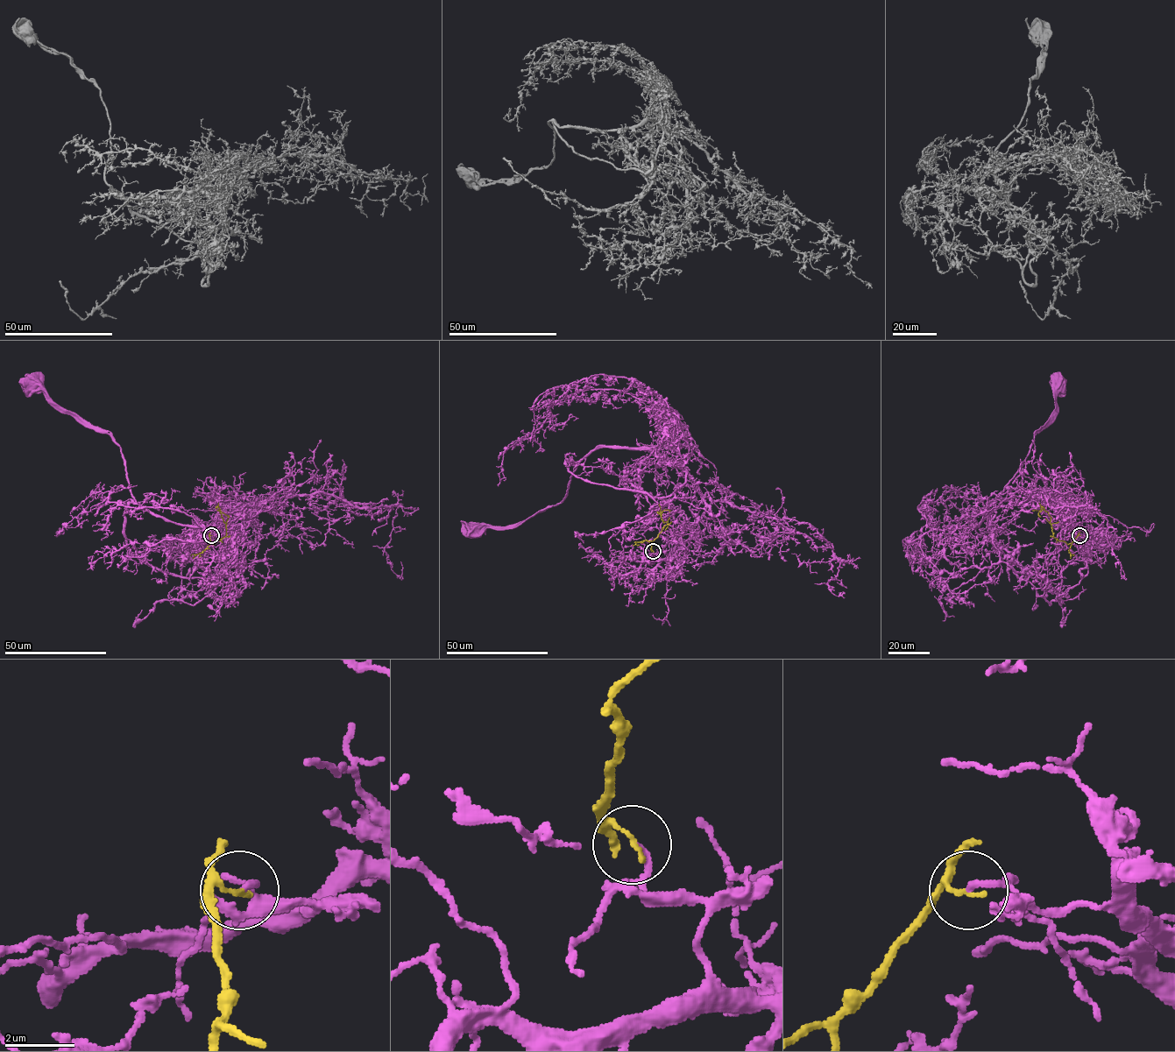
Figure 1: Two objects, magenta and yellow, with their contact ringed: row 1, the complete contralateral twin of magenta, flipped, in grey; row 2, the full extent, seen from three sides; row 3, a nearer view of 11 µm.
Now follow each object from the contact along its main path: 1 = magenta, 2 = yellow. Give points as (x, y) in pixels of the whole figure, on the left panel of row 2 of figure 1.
1: (211, 535), (264, 506), (209, 526), (152, 514), (130, 492), (120, 446), (34, 385)
2: (211, 535), (211, 544), (225, 536), (226, 523), (219, 509), (228, 517)

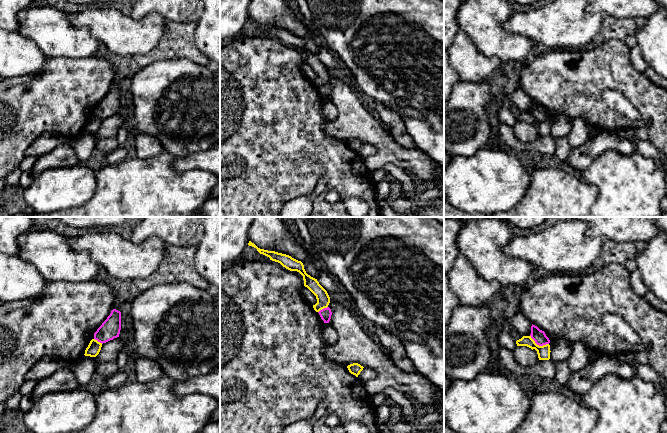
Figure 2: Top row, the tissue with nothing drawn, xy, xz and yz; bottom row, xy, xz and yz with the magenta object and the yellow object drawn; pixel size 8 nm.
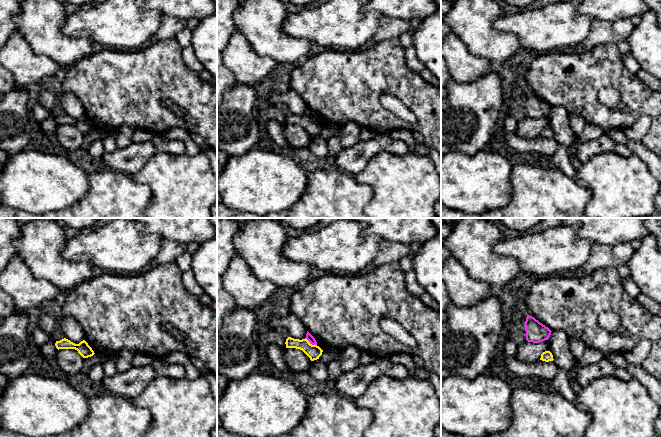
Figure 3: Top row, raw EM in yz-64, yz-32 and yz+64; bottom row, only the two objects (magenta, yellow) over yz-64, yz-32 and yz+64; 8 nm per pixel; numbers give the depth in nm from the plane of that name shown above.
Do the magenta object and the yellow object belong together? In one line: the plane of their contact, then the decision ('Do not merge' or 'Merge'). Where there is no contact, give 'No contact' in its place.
Touches magenta in yz. Do not merge

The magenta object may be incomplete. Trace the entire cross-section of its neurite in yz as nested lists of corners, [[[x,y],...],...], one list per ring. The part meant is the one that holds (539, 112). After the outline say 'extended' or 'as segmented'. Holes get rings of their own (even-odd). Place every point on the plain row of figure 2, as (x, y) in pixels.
[[[531,102],[531,114],[535,117],[535,119],[539,122],[543,122],[550,119],[549,114],[546,112],[545,108],[540,106],[537,102]]]; as segmented

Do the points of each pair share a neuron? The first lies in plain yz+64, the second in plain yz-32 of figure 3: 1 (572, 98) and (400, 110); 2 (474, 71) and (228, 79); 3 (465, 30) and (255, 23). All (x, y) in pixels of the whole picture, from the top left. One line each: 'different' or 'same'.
1: different
2: different
3: same

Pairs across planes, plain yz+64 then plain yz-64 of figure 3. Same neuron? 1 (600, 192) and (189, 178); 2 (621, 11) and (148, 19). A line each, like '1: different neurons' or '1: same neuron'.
1: same neuron
2: different neurons

